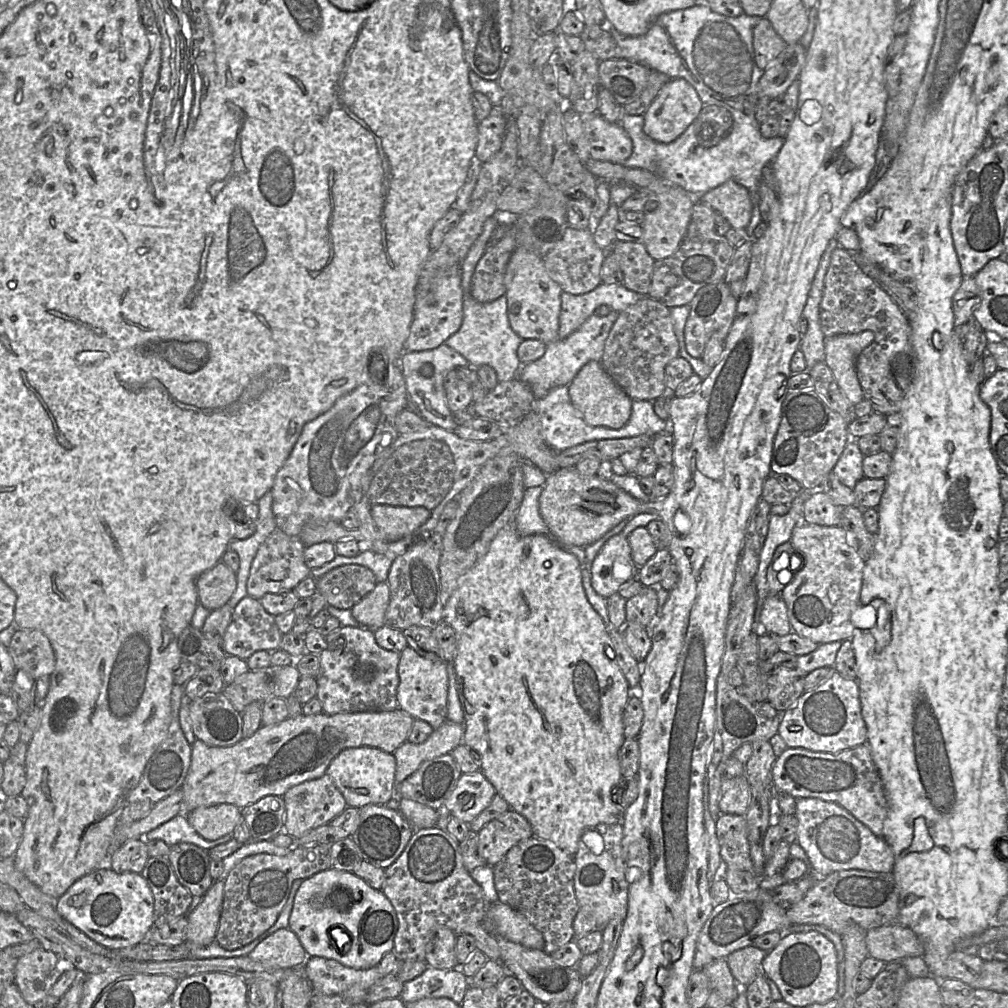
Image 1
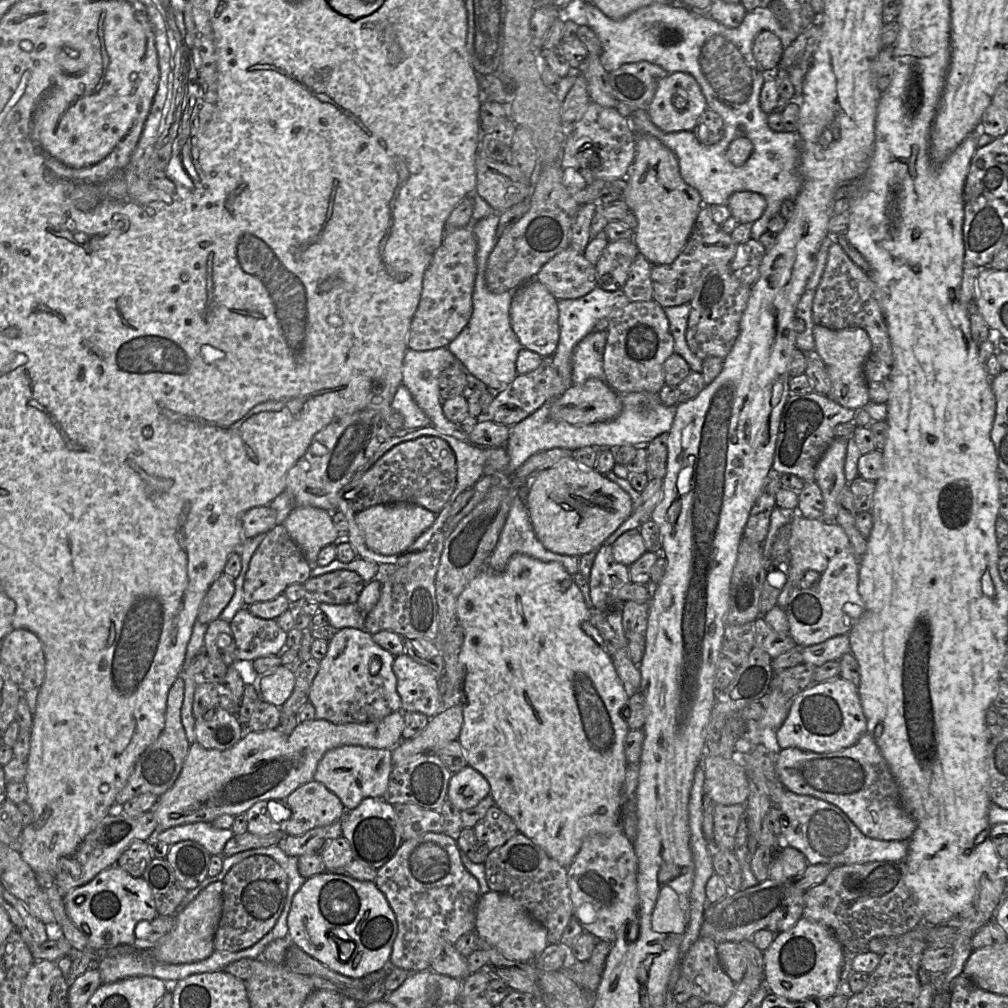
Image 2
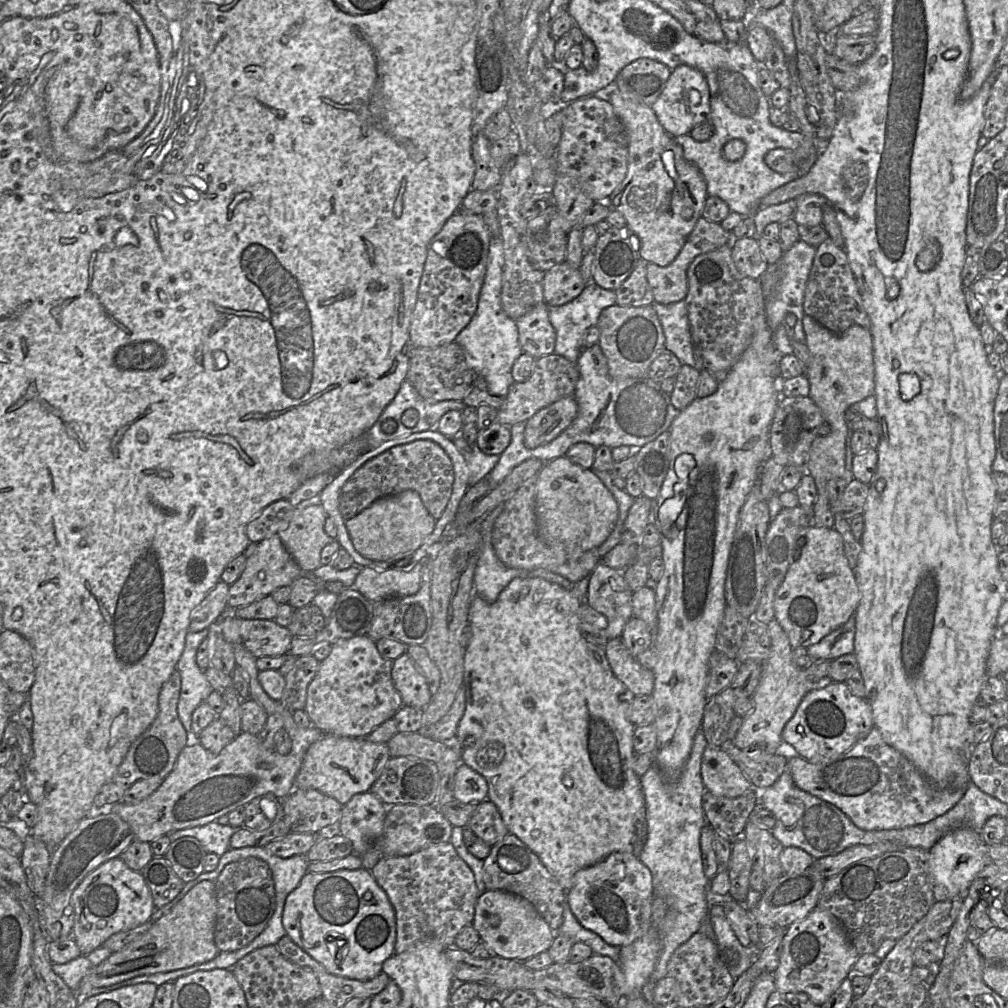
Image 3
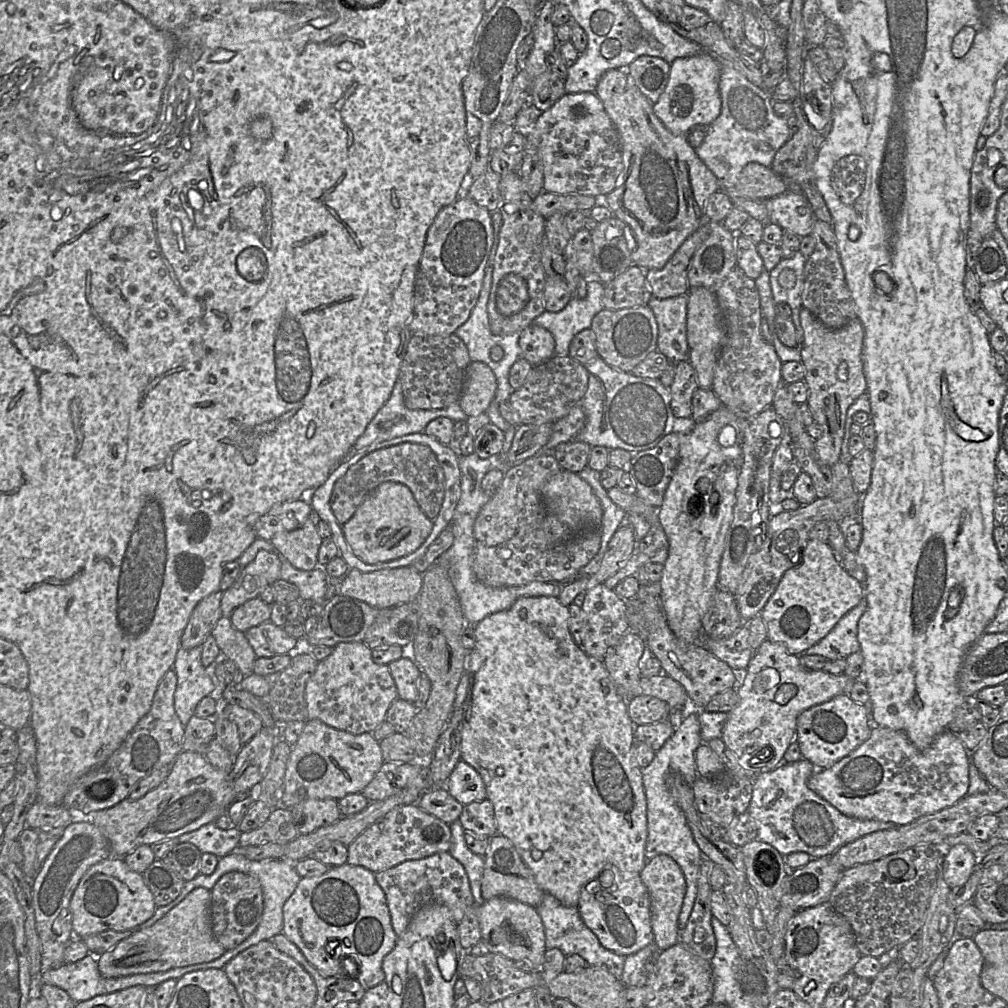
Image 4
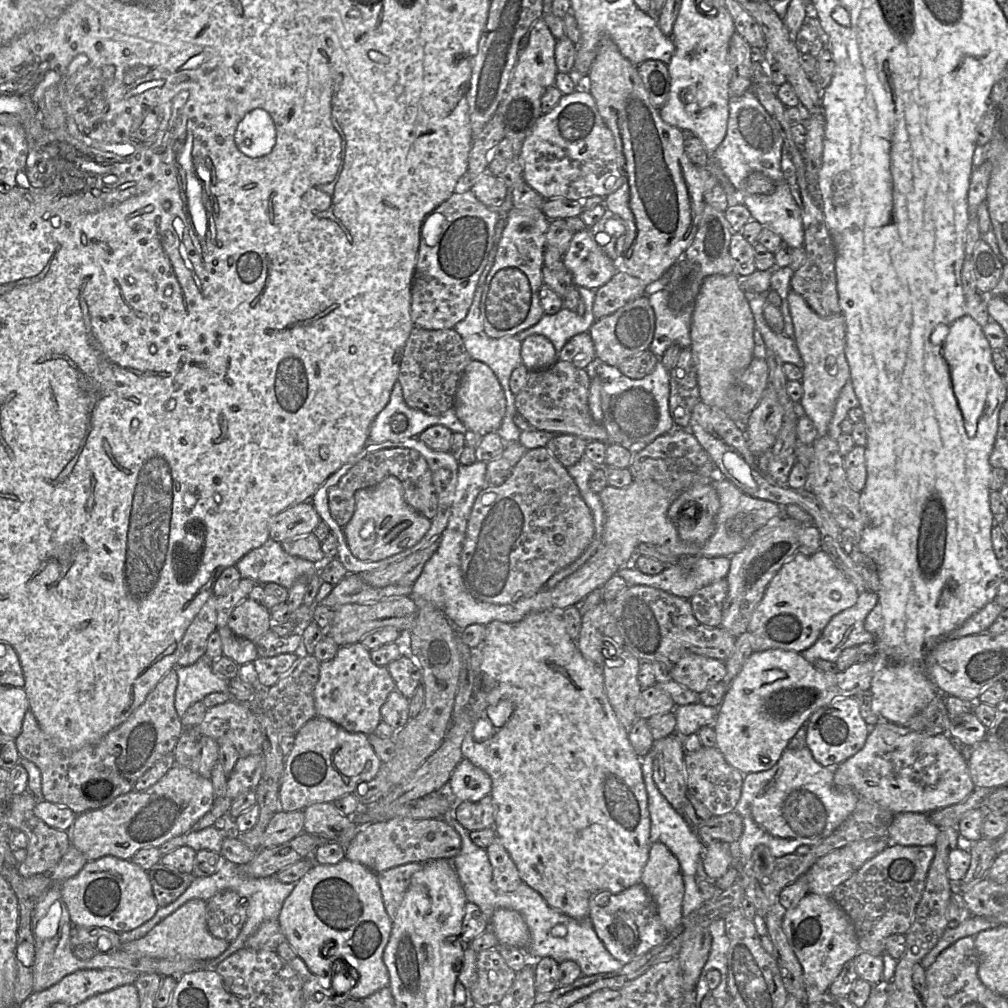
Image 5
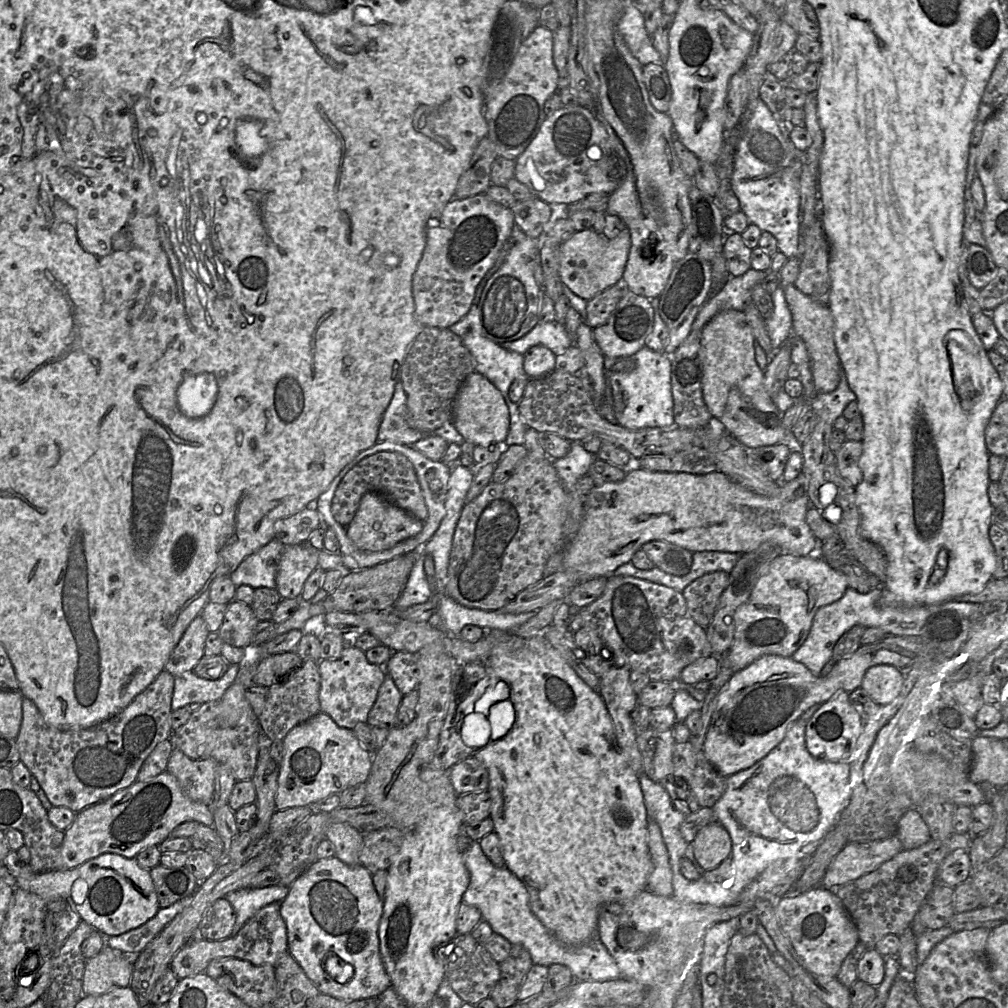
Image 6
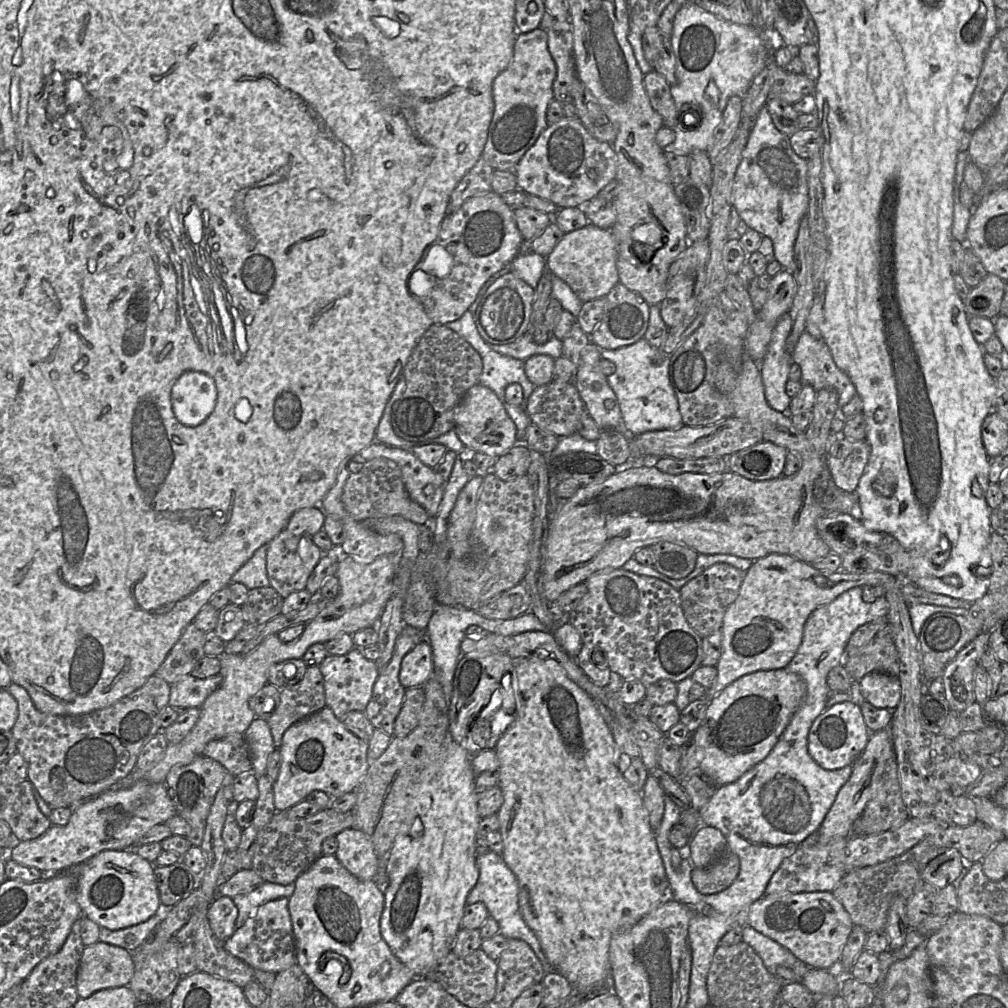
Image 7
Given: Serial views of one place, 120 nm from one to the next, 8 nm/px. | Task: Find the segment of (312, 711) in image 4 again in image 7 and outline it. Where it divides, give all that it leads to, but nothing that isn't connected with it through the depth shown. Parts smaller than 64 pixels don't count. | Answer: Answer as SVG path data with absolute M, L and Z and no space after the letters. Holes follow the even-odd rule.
M353 648L345 655L327 655L323 662L319 665L324 680L325 703L334 715L340 720L349 712L364 712L366 706L372 696L373 686L379 676L380 669L375 661L367 660L361 653L359 648Z

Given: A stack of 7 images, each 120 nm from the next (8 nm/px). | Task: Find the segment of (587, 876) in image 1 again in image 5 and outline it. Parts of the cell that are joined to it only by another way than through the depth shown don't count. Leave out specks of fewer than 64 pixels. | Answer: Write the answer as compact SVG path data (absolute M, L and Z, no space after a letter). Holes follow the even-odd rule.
M641 881L618 894L600 890L594 892L589 898L589 920L607 951L624 965L660 945L668 937L656 905Z

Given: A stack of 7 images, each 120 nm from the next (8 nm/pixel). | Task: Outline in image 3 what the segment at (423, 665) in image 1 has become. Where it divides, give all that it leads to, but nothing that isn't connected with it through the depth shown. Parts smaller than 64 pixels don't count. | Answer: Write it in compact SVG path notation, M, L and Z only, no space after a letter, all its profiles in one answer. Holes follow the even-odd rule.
M407 653L393 660L392 679L403 705L424 709L431 702L427 680Z

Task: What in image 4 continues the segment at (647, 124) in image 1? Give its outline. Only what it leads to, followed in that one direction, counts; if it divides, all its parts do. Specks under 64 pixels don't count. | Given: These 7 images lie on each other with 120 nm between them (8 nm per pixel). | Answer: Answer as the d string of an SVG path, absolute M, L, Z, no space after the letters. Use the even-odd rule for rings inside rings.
M706 51L676 58L670 63L669 80L665 90L653 104L654 114L669 131L675 135L684 135L686 138L695 126L709 126L721 113L720 72L719 61Z

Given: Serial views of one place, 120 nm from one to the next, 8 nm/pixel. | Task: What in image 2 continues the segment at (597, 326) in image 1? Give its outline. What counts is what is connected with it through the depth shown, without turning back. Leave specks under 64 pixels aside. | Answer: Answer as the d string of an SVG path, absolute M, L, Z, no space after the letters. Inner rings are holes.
M606 330L592 331L576 345L572 356L572 386L591 378L605 381L603 356L606 340Z

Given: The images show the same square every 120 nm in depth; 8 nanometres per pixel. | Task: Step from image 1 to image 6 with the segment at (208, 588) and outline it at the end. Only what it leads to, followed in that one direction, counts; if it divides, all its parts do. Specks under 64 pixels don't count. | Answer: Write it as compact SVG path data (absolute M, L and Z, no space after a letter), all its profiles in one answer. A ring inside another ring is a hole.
M198 615L187 627L164 669L173 676L192 671L205 655L205 643L209 633L205 620Z

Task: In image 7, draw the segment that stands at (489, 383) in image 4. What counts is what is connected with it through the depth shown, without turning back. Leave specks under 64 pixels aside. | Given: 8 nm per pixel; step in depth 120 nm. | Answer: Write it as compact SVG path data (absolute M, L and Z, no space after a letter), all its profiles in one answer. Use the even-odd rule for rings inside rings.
M472 386L455 408L454 431L464 446L490 456L500 456L518 444L516 427L502 402L488 387Z

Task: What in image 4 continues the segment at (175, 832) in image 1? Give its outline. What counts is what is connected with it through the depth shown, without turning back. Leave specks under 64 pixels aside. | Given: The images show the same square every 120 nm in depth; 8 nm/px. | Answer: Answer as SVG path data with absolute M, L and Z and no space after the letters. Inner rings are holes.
M215 822L208 823L196 831L177 837L177 845L183 842L194 844L203 853L212 853L222 858L239 846L240 832L238 825L222 830Z

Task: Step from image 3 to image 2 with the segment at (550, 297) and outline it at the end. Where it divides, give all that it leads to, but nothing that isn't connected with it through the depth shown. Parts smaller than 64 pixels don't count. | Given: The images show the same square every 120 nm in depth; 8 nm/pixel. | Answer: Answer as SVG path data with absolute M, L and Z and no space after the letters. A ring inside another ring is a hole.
M571 246L542 266L536 279L557 300L581 298L598 286L595 265Z

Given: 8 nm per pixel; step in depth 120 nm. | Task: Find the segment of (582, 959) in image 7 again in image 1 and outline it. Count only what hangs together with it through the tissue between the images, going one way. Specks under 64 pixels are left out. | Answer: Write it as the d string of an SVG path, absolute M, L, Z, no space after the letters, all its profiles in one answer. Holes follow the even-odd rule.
M513 518L497 533L485 554L458 579L455 590L444 605L443 622L452 626L456 632L457 654L452 664L465 718L463 744L471 749L480 771L494 786L496 793L507 801L511 810L528 820L533 836L553 842L574 857L579 840L586 831L596 830L599 825L620 823L622 814L624 819L624 809L613 801L612 793L622 777L619 761L619 751L625 740L622 717L633 692L616 662L610 644L610 626L604 623L586 597L578 558L551 536L520 535Z

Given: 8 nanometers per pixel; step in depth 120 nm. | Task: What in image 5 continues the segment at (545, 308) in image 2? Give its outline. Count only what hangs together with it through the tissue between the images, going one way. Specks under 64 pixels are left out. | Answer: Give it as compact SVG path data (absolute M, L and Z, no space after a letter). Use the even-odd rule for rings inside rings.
M535 334L522 341L521 358L529 371L537 371L552 366L558 360L558 354L548 338Z

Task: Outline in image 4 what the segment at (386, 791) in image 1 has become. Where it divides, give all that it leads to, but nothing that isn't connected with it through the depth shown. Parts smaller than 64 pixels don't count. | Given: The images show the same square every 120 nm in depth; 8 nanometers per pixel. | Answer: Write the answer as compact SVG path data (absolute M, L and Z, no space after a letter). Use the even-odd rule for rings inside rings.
M309 720L306 722L298 742L292 747L278 807L292 808L306 799L334 799L339 801L347 795L363 793L363 790L374 779L384 763L380 742L374 738L373 734L355 735L334 729L319 720Z

